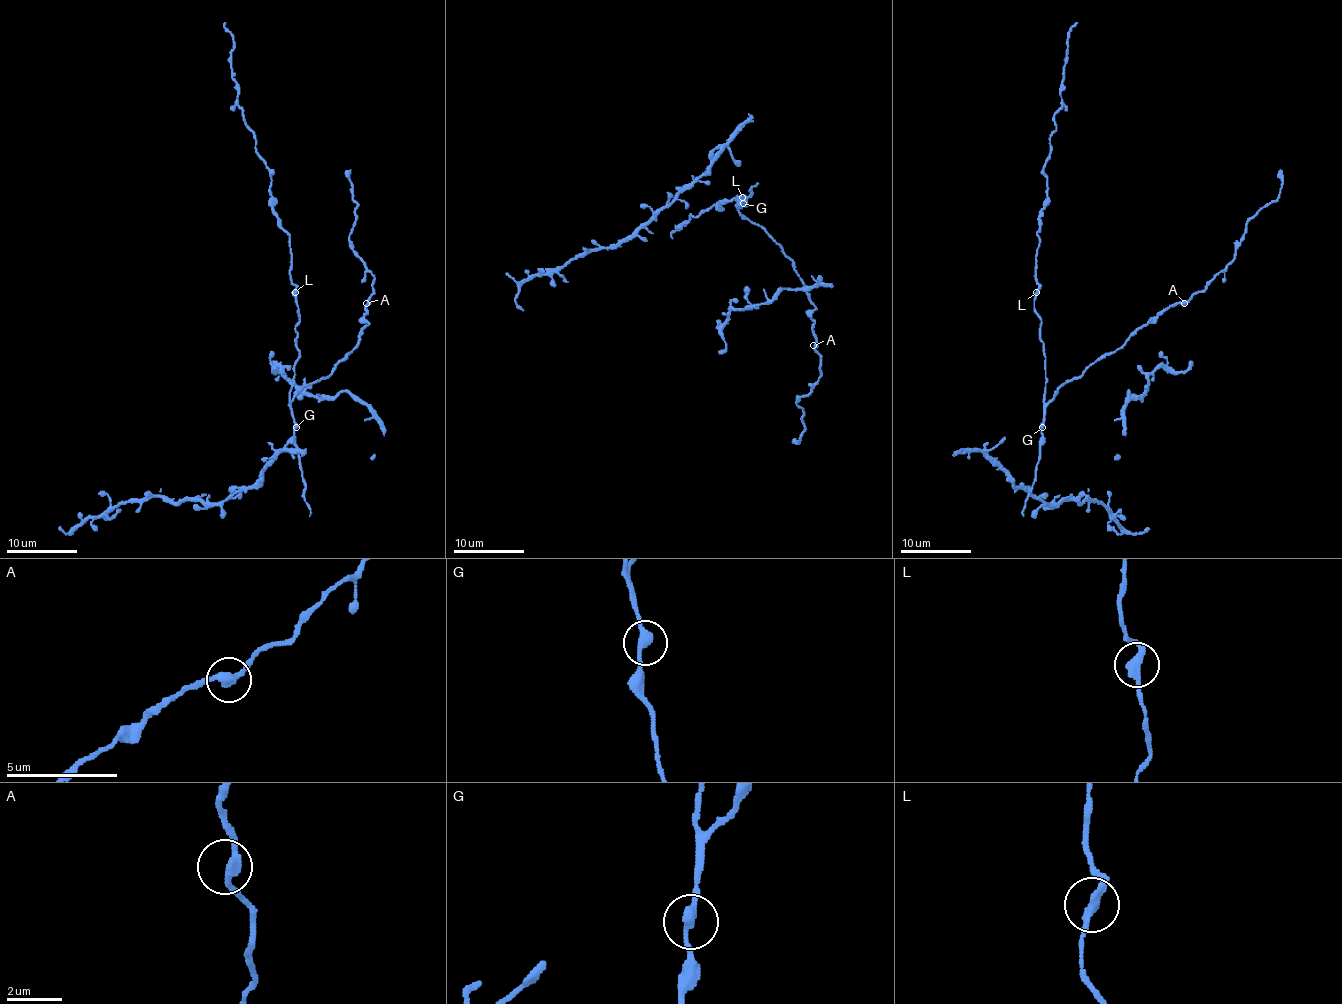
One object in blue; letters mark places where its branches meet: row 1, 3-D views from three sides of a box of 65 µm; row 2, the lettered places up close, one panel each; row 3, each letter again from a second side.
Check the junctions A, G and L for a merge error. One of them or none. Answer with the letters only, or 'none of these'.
none of these

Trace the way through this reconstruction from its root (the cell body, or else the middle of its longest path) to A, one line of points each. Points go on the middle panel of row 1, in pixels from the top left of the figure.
A: (737, 205), (741, 214), (758, 224), (792, 262), (815, 308), (812, 311), (813, 345)

